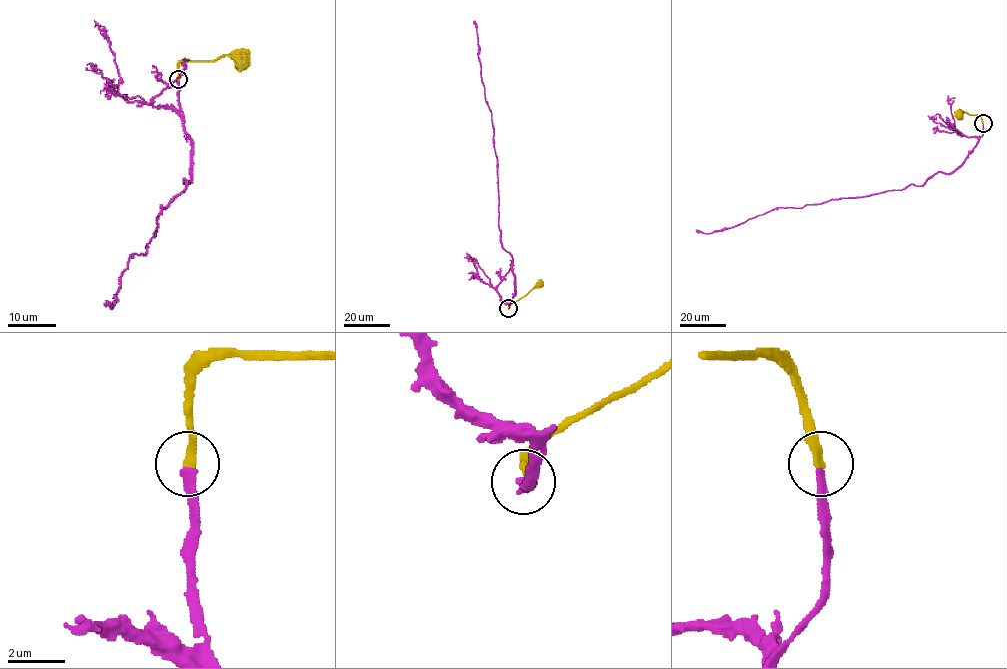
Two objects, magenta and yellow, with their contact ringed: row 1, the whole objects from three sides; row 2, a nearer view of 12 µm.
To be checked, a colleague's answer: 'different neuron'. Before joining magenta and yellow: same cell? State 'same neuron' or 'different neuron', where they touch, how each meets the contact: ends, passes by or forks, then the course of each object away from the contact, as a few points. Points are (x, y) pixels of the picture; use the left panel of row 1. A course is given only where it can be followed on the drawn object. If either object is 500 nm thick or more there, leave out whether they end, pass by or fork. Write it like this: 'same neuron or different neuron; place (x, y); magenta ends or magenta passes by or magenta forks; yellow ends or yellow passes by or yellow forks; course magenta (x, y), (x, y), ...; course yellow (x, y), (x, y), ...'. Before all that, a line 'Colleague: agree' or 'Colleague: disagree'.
Colleague: disagree
same neuron; place (178, 79); magenta ends; yellow ends; course magenta (178, 80), (191, 179), (161, 206), (145, 254), (129, 258), (112, 308), (105, 300); course yellow (178, 78), (178, 65), (184, 60), (211, 60), (229, 55), (242, 63)

